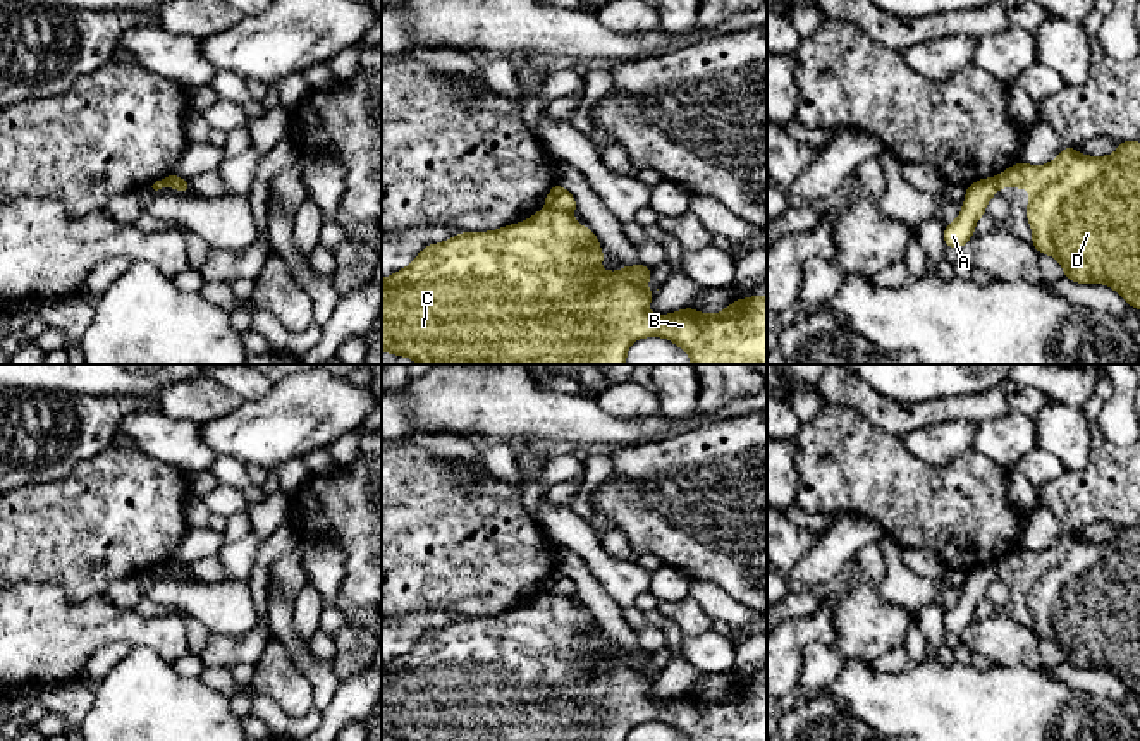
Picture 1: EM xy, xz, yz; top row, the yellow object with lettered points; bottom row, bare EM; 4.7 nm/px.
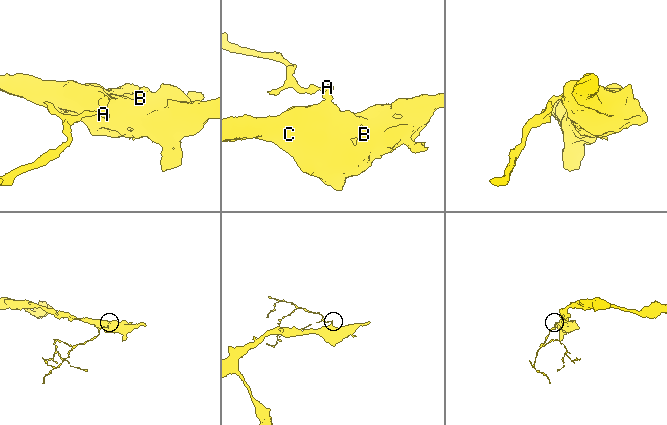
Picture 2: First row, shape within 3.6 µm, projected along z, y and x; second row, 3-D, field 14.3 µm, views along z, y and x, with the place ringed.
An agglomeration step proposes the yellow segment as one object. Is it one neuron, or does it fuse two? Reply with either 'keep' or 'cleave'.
cleave

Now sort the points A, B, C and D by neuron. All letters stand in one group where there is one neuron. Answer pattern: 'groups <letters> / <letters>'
groups A / B C D

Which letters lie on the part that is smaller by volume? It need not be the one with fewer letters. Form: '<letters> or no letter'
A

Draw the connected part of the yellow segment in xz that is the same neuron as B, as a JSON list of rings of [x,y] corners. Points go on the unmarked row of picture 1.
[[[540,595],[531,603],[490,617],[461,617],[456,622],[430,629],[416,640],[414,646],[382,664],[382,738],[397,741],[626,741],[629,731],[641,722],[665,722],[683,732],[690,741],[767,741],[767,681],[736,684],[731,691],[717,700],[705,700],[690,691],[672,700],[652,700],[648,688],[657,676],[650,677],[648,671],[652,653],[645,650],[624,652],[621,657],[605,657],[600,646],[605,640],[600,634],[597,621],[588,609],[578,612],[573,598],[559,595]]]

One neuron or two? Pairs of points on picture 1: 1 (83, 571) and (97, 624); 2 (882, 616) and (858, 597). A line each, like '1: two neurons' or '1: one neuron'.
1: two neurons
2: one neuron

